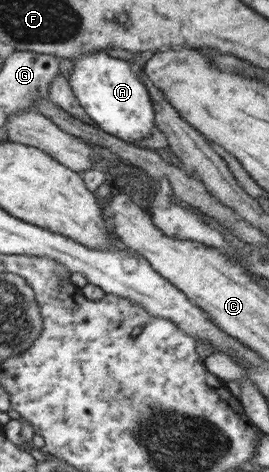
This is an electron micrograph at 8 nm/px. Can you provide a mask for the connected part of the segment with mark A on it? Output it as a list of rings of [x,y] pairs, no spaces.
[[[103,50],[84,52],[72,61],[75,67],[71,71],[69,84],[80,105],[98,128],[128,143],[151,134],[155,124],[153,103],[131,61],[111,57]]]

